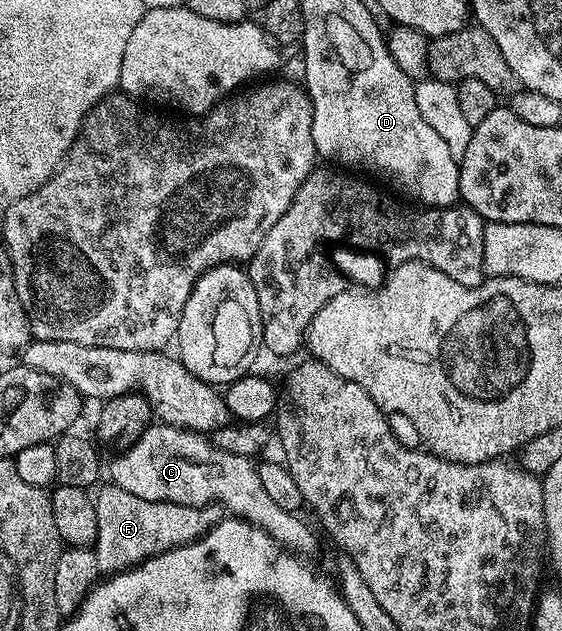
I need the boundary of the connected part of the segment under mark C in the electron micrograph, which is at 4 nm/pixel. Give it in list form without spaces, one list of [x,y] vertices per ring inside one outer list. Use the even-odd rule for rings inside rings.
[[[150,424],[112,463],[107,463],[111,485],[130,492],[142,500],[173,502],[187,506],[219,504],[229,515],[261,526],[285,550],[297,556],[309,556],[316,550],[316,538],[299,513],[278,508],[258,482],[253,459],[234,456],[212,446],[203,433],[185,430],[183,426]]]

